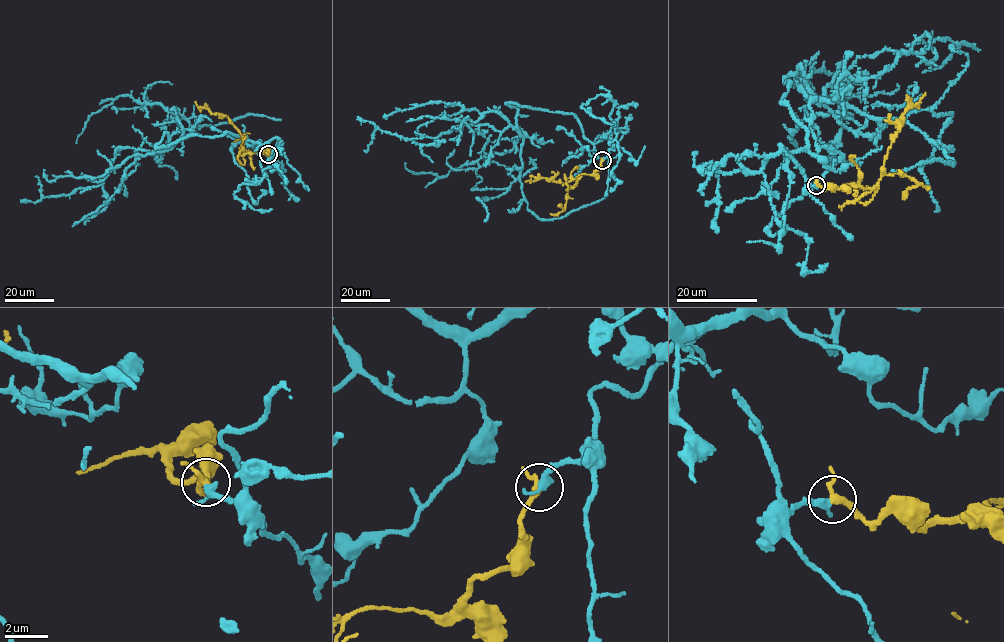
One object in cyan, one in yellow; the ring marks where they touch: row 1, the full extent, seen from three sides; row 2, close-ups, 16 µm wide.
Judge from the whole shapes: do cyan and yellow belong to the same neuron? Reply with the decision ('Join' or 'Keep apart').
Join

